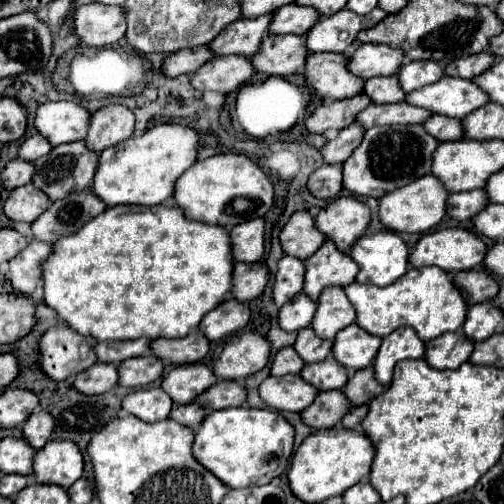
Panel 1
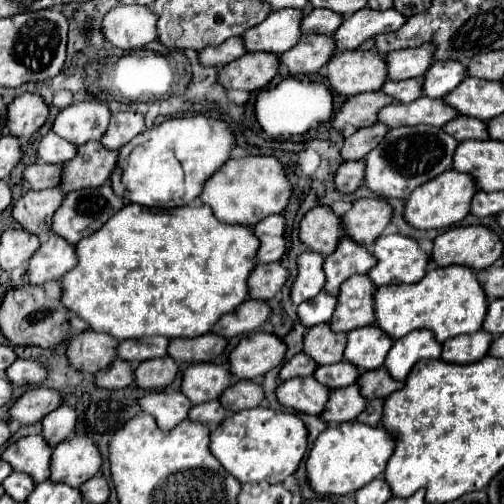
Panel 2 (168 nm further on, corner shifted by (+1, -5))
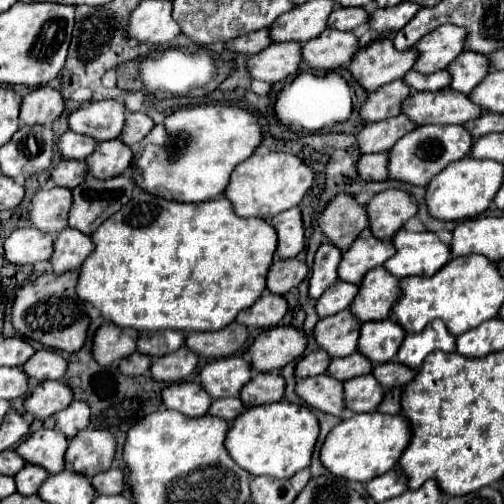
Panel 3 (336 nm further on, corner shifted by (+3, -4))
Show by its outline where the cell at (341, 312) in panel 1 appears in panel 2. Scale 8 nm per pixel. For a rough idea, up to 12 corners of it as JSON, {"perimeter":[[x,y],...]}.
{"perimeter":[[366,275],[342,283],[330,319],[334,333],[372,323]]}

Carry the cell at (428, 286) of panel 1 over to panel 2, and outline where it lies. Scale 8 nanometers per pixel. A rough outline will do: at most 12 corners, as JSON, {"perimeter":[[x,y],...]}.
{"perimeter":[[432,267],[378,287],[374,323],[392,339],[474,333],[486,295],[472,269]]}

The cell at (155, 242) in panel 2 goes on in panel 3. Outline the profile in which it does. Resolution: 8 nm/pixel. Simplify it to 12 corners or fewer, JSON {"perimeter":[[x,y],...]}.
{"perimeter":[[138,190],[76,294],[138,332],[226,328],[278,246],[226,196]]}

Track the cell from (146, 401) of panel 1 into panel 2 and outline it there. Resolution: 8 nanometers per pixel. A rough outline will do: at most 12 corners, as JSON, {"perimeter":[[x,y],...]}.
{"perimeter":[[150,391],[142,413],[168,431],[186,419],[192,403],[182,393]]}

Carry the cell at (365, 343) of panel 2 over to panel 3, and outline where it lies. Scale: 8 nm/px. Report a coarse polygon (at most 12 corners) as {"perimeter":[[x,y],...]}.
{"perimeter":[[392,318],[364,322],[358,350],[372,362],[396,358],[406,330]]}

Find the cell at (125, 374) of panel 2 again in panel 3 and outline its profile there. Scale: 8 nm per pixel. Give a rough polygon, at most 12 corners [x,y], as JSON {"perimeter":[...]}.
{"perimeter":[[134,352],[120,362],[122,372],[140,376],[150,370],[150,356]]}

